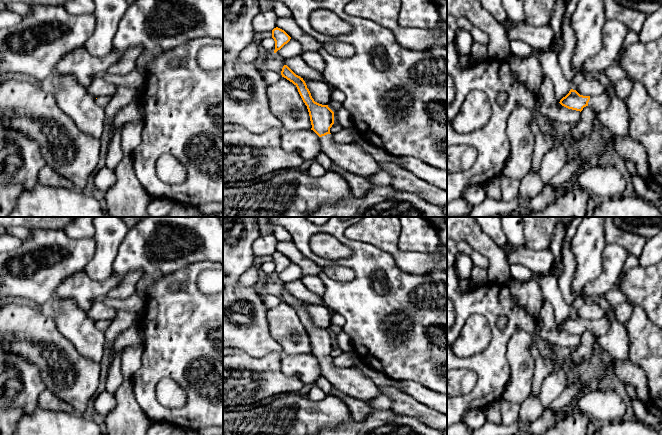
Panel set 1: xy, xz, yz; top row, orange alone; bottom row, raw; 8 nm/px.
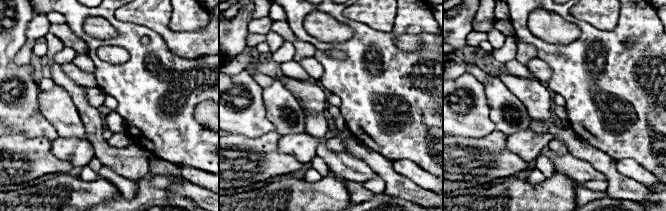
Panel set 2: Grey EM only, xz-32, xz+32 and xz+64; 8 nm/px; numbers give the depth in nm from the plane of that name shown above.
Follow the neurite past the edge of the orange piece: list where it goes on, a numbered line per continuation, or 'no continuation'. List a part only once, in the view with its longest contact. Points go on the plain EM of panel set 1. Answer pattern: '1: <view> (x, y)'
1: xz (353, 382)

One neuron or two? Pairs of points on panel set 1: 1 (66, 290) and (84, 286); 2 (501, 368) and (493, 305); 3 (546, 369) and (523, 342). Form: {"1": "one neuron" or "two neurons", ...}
{"1": "one neuron", "2": "one neuron", "3": "two neurons"}

